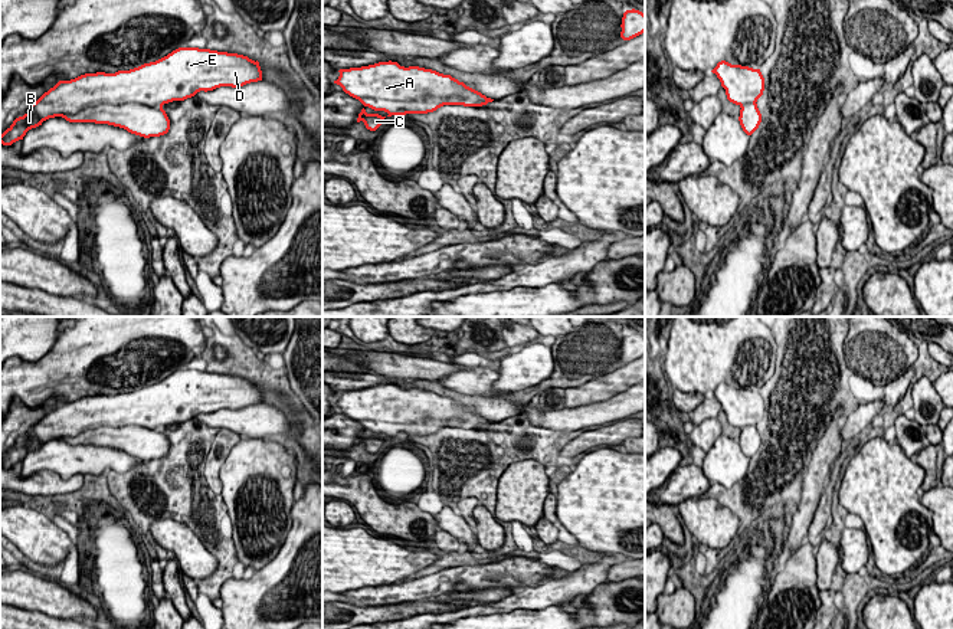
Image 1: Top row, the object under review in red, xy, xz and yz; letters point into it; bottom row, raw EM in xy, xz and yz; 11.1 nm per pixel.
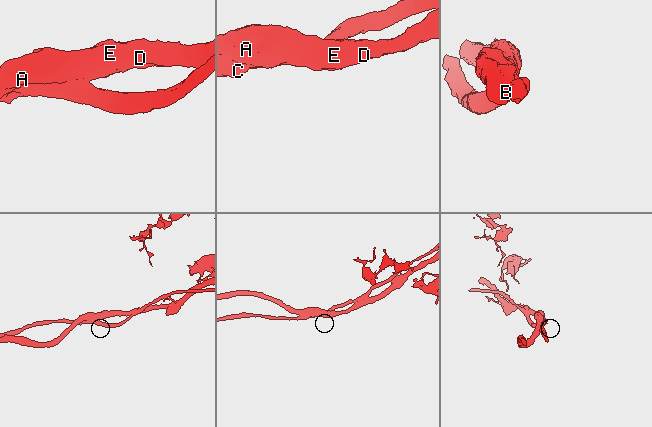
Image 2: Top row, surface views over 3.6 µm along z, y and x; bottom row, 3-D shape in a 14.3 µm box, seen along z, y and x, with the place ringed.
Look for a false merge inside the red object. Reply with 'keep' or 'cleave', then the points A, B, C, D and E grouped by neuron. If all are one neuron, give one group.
cleave; A D E / B C

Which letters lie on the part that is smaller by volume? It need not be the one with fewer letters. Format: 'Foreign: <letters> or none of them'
Foreign: B, C

